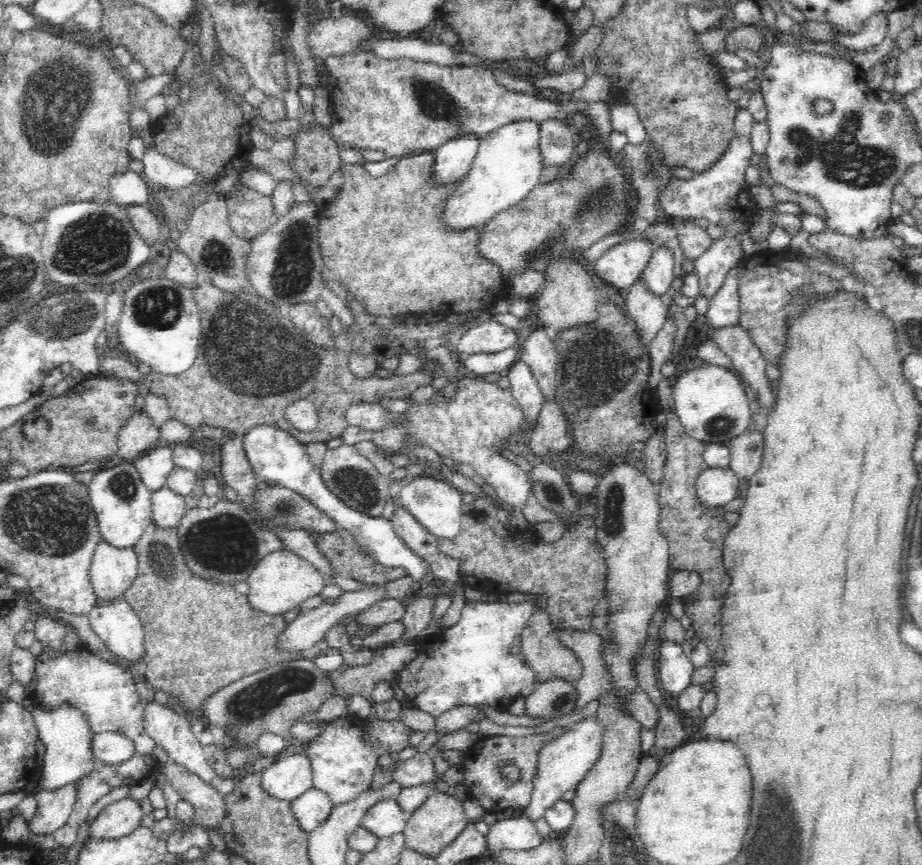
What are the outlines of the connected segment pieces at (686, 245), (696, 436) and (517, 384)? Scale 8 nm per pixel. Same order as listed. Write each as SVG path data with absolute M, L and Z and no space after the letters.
M674 220L674 222L676 222L674 226L677 238L680 238L681 249L686 254L685 258L695 261L714 242L714 239L708 235L708 231L693 220Z
M707 363L676 376L673 401L679 422L692 439L706 444L727 444L752 426L748 392L731 369Z
M518 360L509 368L506 375L508 376L508 379L510 379L509 389L514 395L514 398L516 398L516 400L520 403L520 407L522 407L522 421L520 422L520 425L526 419L530 422L531 426L536 426L537 416L539 415L544 400L542 391L540 390L537 381L534 379L531 369L524 362Z

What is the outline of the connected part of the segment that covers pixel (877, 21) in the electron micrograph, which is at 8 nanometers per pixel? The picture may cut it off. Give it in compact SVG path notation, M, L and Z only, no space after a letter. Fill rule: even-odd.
M876 12L874 16L870 16L866 22L863 22L860 32L847 35L836 32L834 40L844 44L846 48L851 48L857 52L871 50L874 46L879 46L886 38L888 32L888 19L883 12Z

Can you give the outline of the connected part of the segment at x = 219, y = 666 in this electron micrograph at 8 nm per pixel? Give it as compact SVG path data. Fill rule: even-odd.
M152 521L133 546L138 555L138 576L124 597L138 615L144 631L145 679L154 689L166 692L175 708L187 713L201 706L221 688L235 680L270 668L274 663L288 664L296 660L296 652L278 649L278 634L284 624L283 614L269 615L254 610L247 596L236 591L233 584L224 585L194 575L185 561L178 527L162 529Z

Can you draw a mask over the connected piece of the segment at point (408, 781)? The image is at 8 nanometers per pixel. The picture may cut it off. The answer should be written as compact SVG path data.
M417 752L412 758L395 762L392 781L402 788L428 784L436 780L435 766L429 752Z

